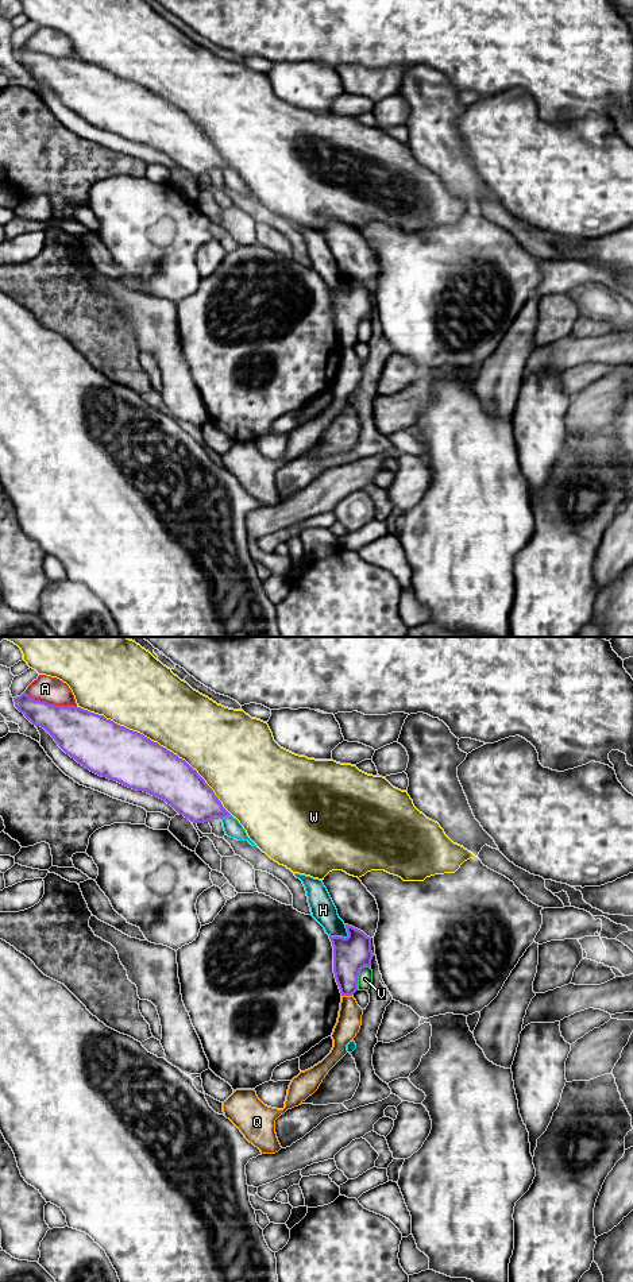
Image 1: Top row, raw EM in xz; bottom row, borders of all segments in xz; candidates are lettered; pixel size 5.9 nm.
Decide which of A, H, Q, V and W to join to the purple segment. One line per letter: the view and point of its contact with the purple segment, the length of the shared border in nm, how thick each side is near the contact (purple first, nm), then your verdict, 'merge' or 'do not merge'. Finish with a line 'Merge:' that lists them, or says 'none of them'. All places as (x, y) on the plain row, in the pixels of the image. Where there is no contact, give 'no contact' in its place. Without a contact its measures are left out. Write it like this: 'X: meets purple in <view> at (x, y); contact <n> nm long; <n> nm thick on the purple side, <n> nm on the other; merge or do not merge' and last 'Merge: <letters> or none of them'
A: meets purple in xz at (50, 57); contact 320 nm long; 280 nm thick on the purple side, 160 nm on the other; do not merge
H: meets purple in xz at (342, 289); contact 120 nm long; 200 nm thick on the purple side, 150 nm on the other; do not merge
Q: meets purple in xz at (347, 347); contact 60 nm long; 200 nm thick on the purple side, 140 nm on the other; do not merge
V: meets purple in xz at (358, 327); contact 160 nm long; 200 nm thick on the purple side, 90 nm on the other; do not merge
W: meets purple in xz at (157, 95); contact 1100 nm long; 320 nm thick on the purple side, 400 nm on the other; do not merge
Merge: none of them

